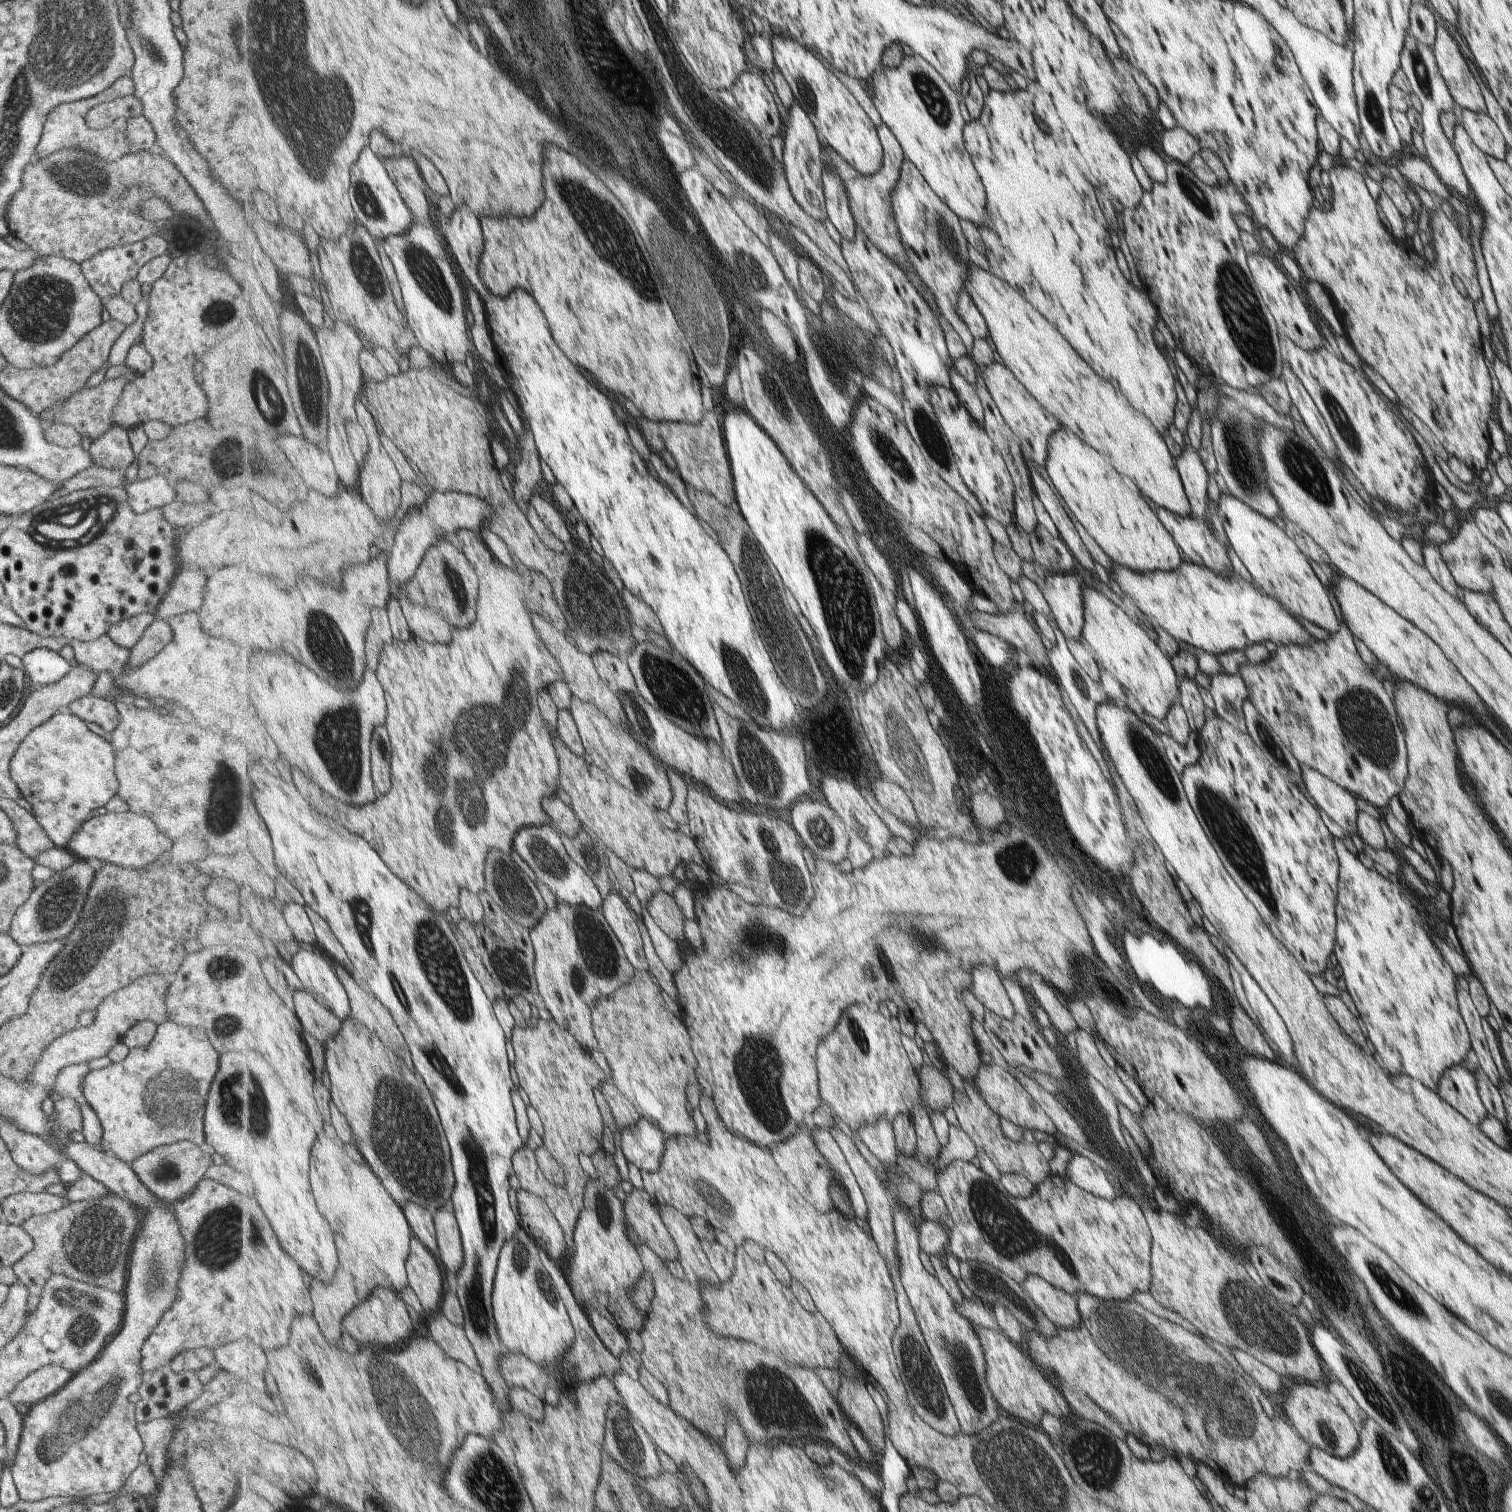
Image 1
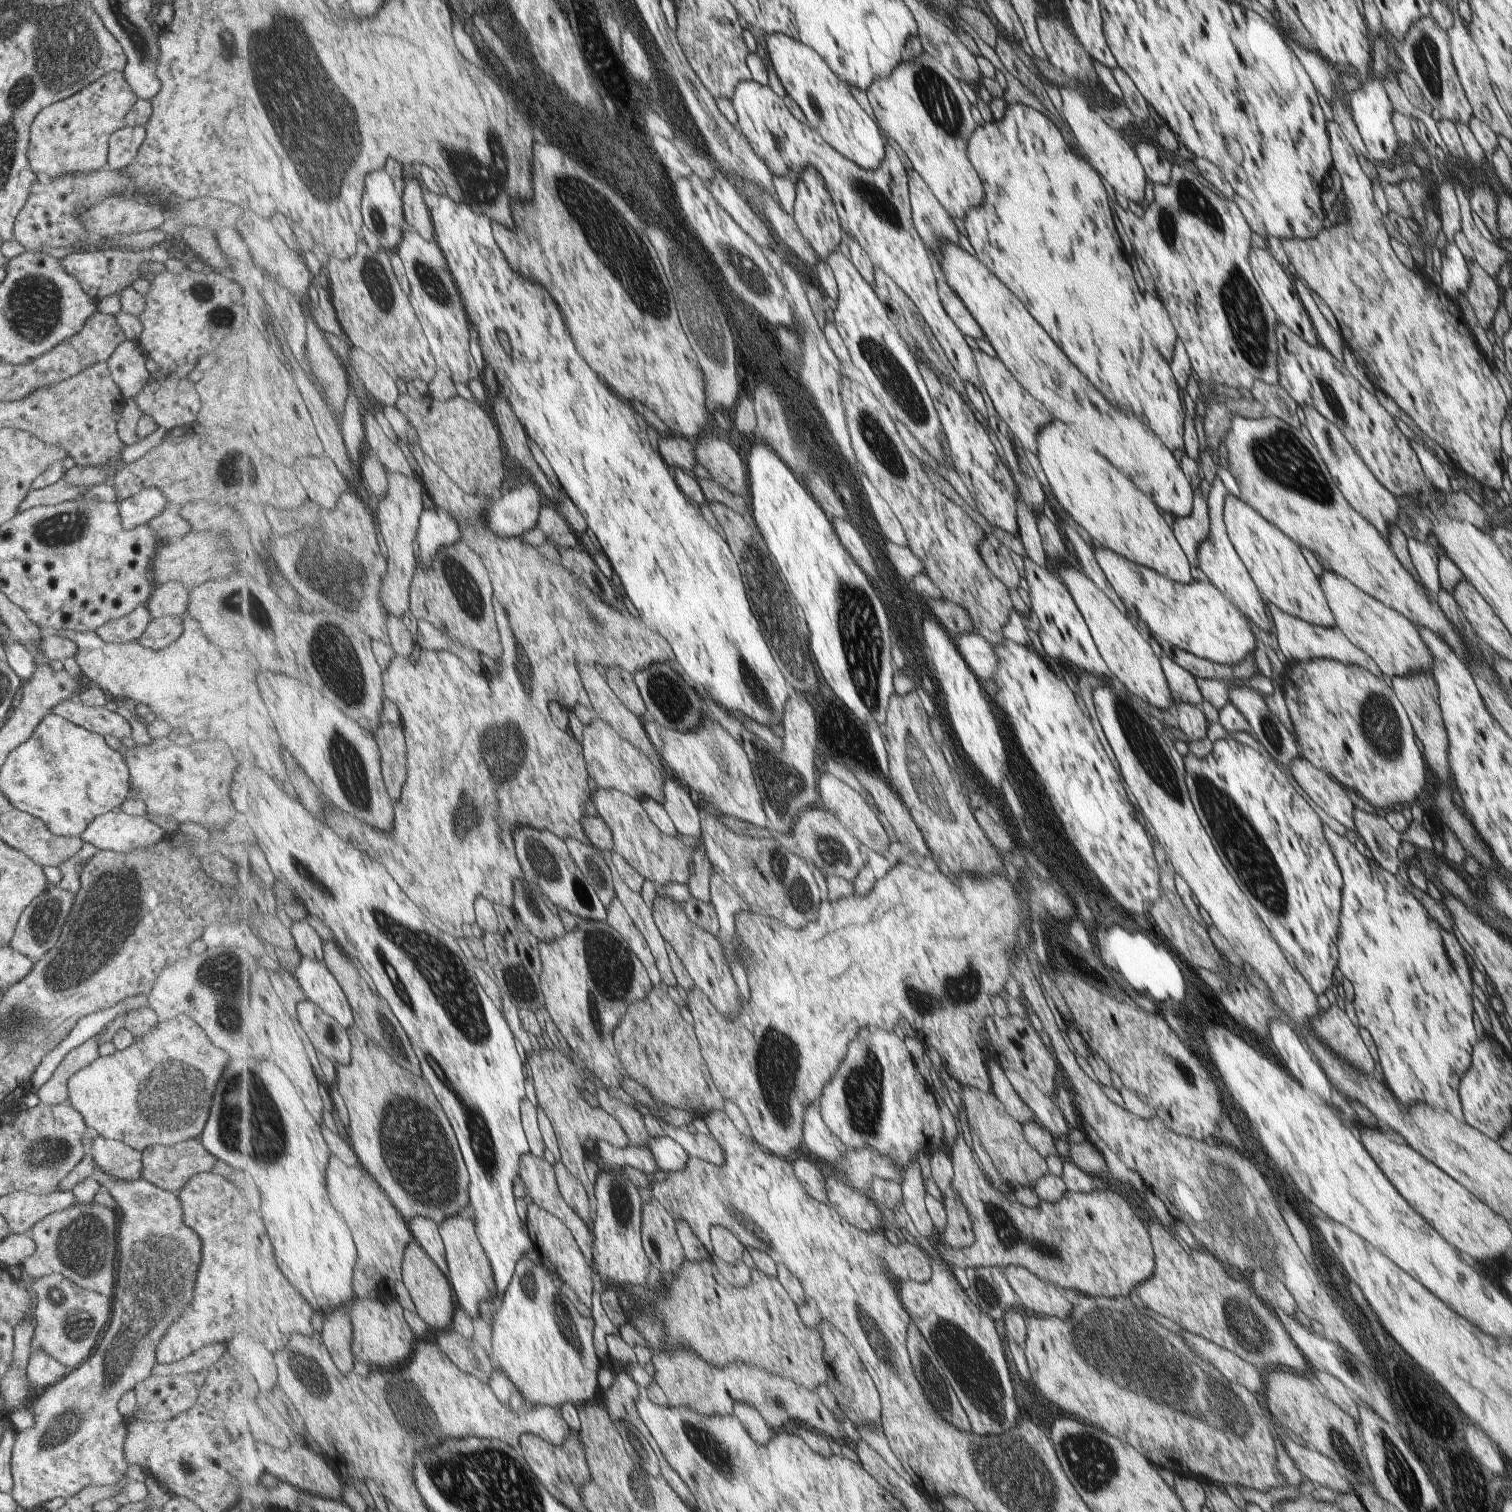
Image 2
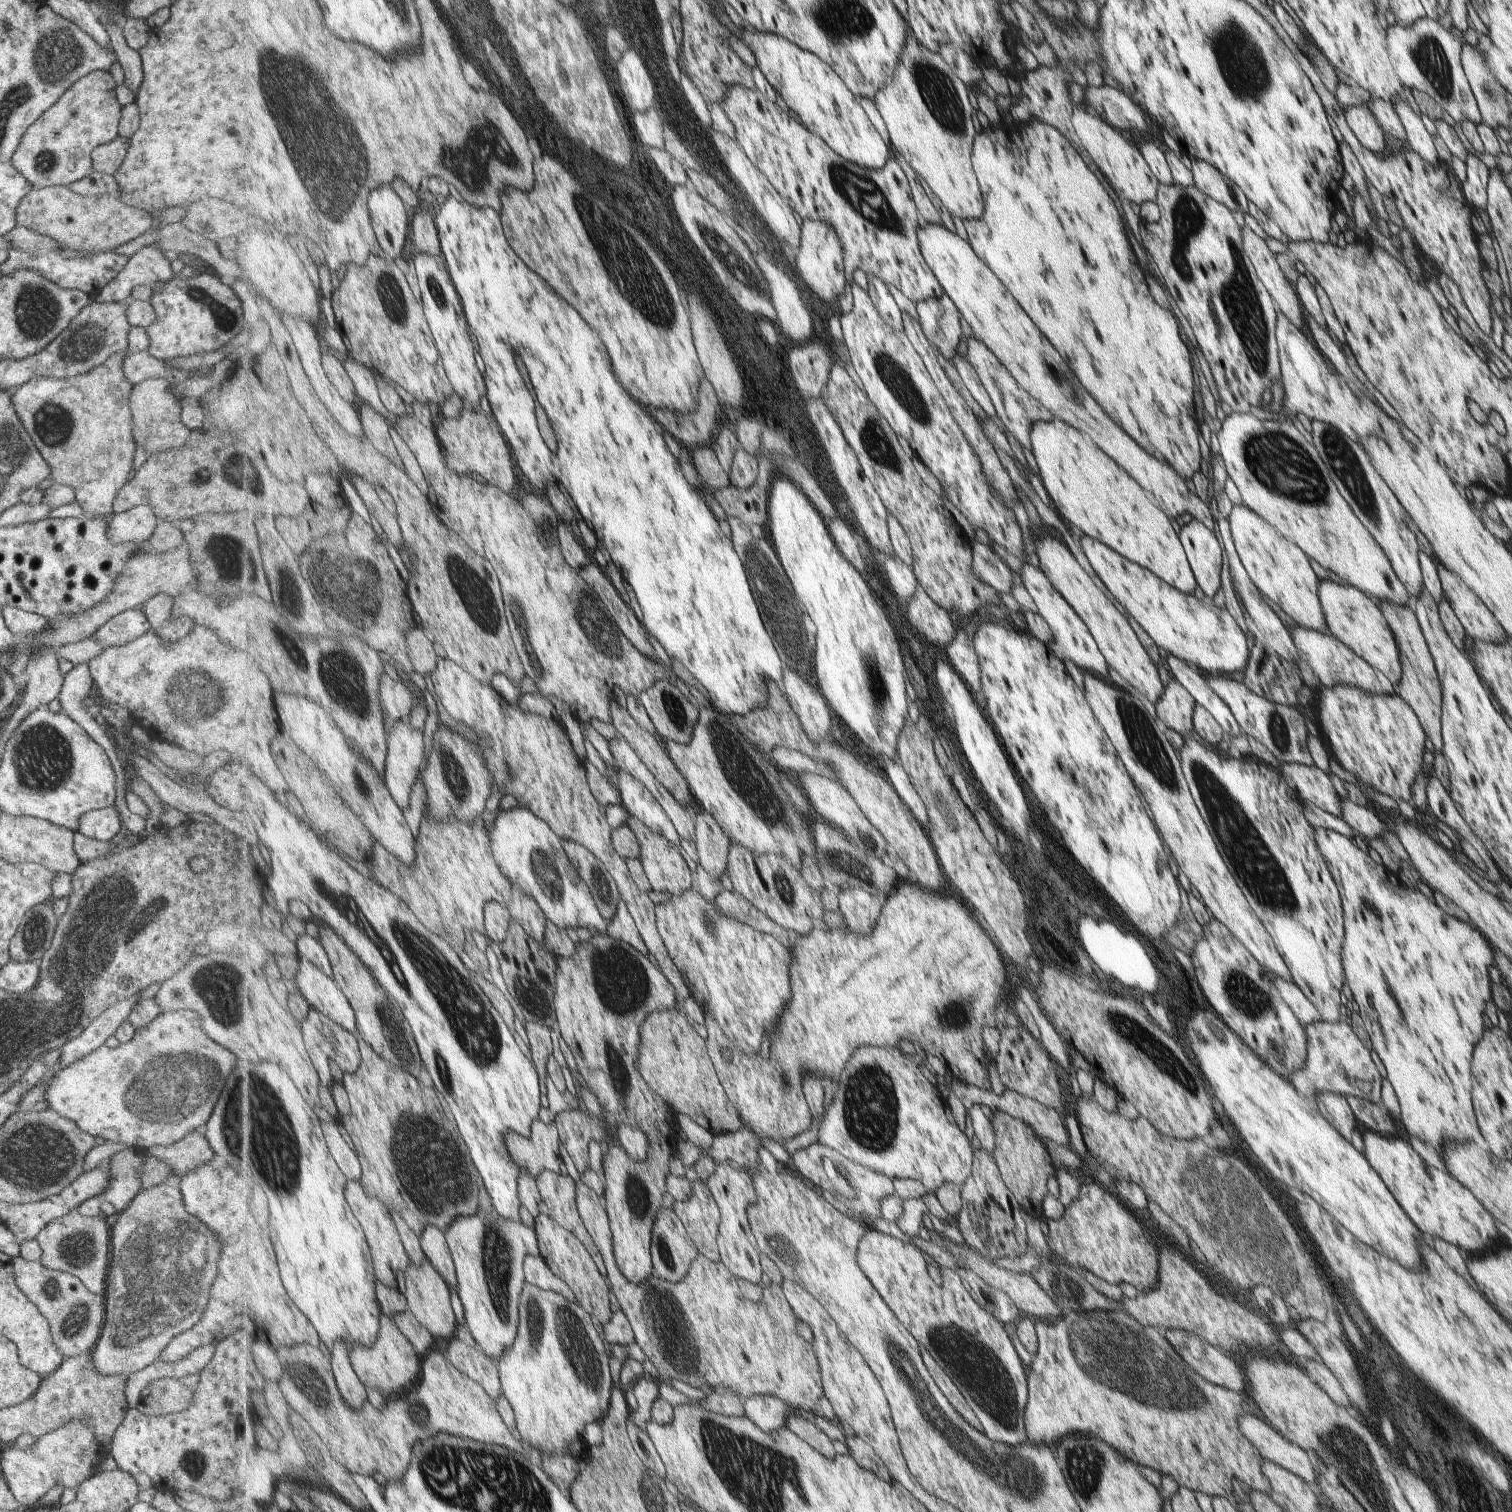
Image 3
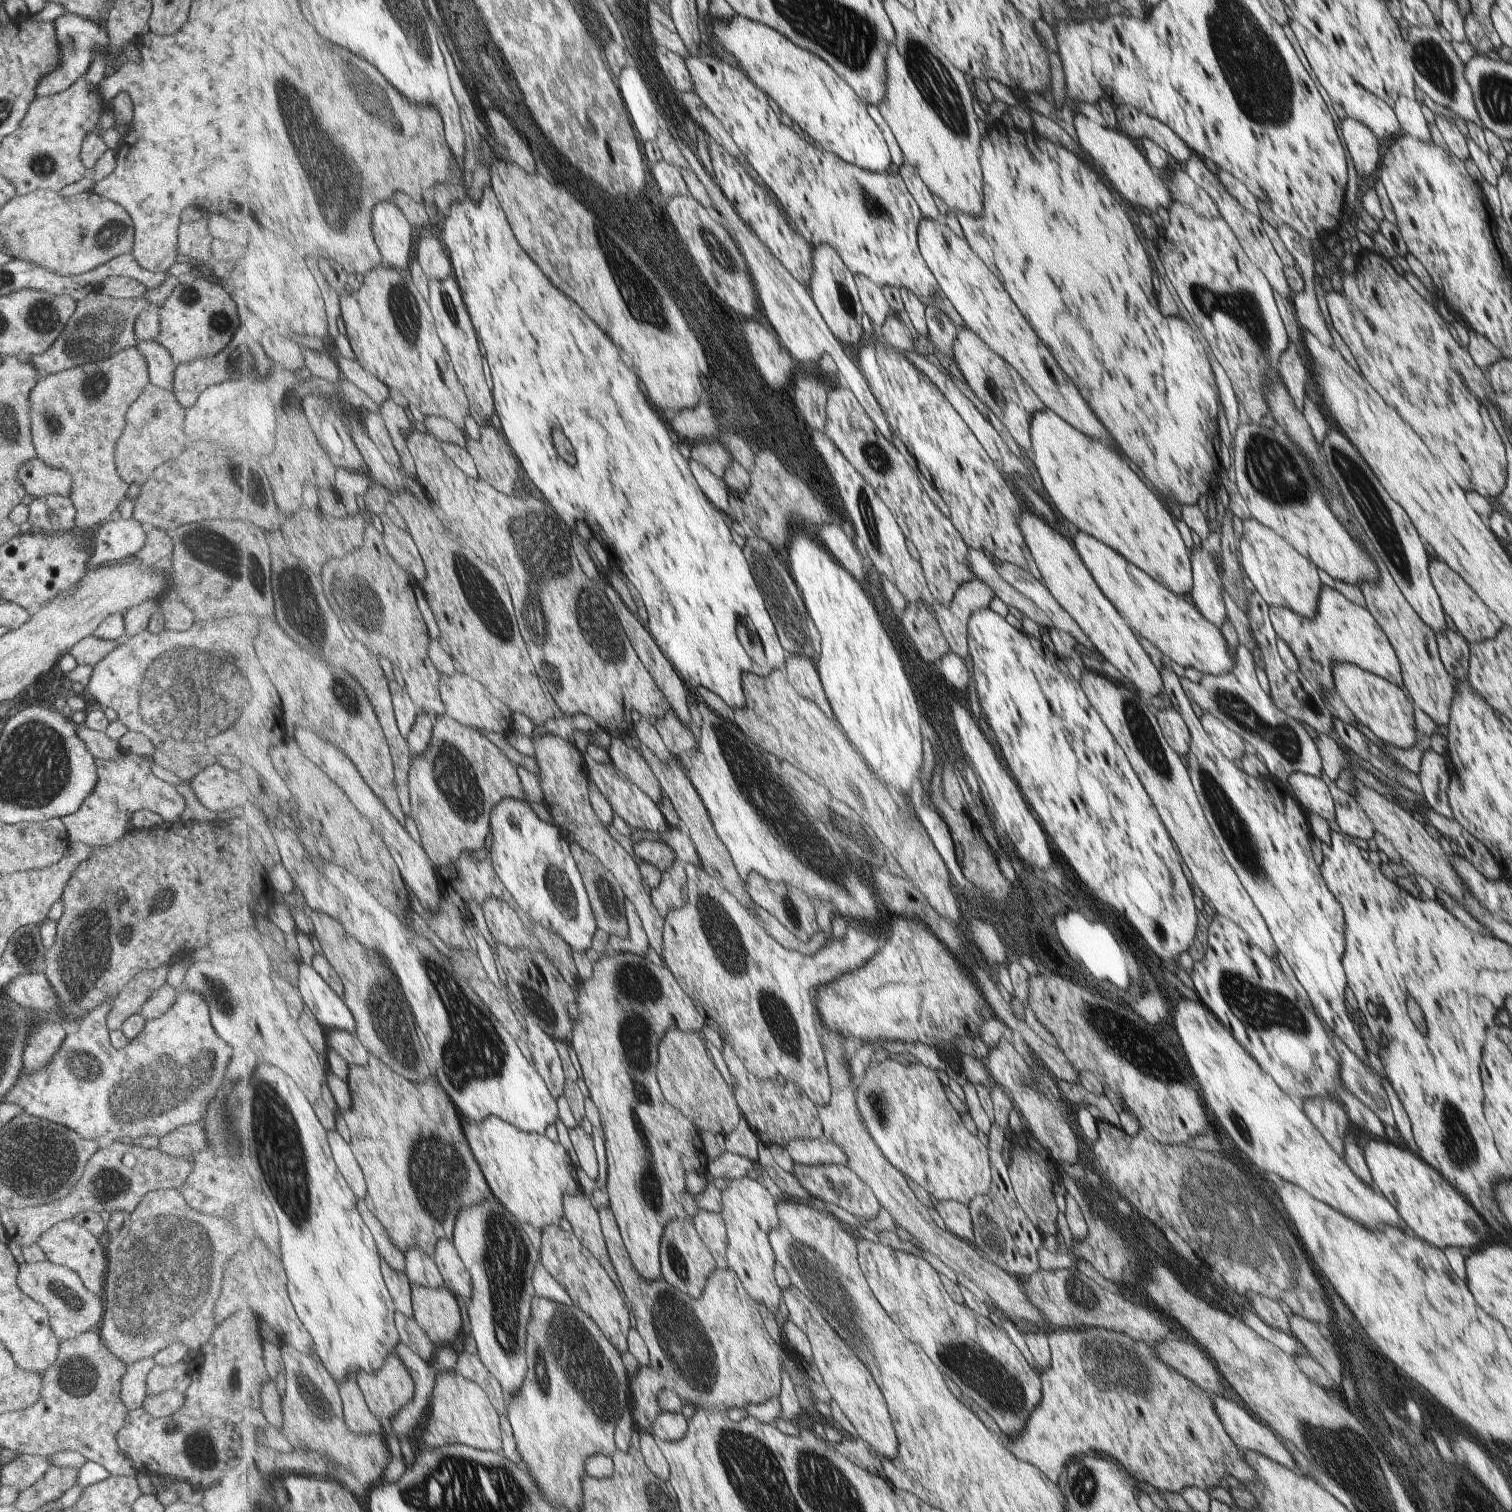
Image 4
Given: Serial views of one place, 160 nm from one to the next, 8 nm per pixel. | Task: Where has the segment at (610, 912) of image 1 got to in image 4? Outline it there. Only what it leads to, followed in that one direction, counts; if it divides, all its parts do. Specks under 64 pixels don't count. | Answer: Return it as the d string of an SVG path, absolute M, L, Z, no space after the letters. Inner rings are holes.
M626 899L625 910L630 926L630 936L626 940L621 937L610 937L608 944L613 953L635 953L646 956L649 950L650 938L642 923L641 915L632 900Z

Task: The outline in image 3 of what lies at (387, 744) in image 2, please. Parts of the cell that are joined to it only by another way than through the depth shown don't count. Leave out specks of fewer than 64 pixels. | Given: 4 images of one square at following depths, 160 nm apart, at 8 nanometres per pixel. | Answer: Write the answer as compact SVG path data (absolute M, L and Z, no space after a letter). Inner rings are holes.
M396 721L388 732L388 757L386 762L386 785L393 795L395 802L407 810L411 806L411 788L415 784L420 769L427 764L425 759L425 734L423 730L415 729L410 726L408 721Z

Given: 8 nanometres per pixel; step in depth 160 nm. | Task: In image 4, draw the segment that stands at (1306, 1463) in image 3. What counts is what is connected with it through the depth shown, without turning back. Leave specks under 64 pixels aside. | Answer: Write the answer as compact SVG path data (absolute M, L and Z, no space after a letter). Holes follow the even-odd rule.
M1214 1395L1215 1413L1227 1435L1242 1452L1250 1450L1261 1453L1271 1460L1296 1471L1295 1463L1279 1438L1265 1425L1259 1424L1247 1410L1226 1395Z

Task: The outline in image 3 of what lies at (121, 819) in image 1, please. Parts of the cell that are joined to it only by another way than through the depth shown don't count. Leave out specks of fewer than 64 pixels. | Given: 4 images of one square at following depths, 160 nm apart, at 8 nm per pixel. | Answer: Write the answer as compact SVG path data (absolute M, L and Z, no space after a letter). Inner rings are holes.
M114 806L87 811L80 816L76 824L76 832L101 842L111 841L111 838L121 828L120 819Z

